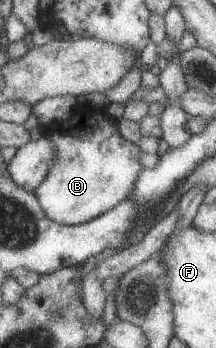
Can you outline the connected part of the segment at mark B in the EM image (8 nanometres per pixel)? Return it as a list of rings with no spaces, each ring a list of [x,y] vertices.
[[[88,103],[75,104],[75,106],[75,110],[67,120],[56,123],[51,130],[45,128],[43,137],[52,143],[54,159],[41,184],[33,191],[44,213],[60,225],[80,225],[111,210],[130,196],[134,182],[143,168],[137,159],[141,150],[135,143],[119,135],[117,122],[106,113],[106,106],[95,108]]]

